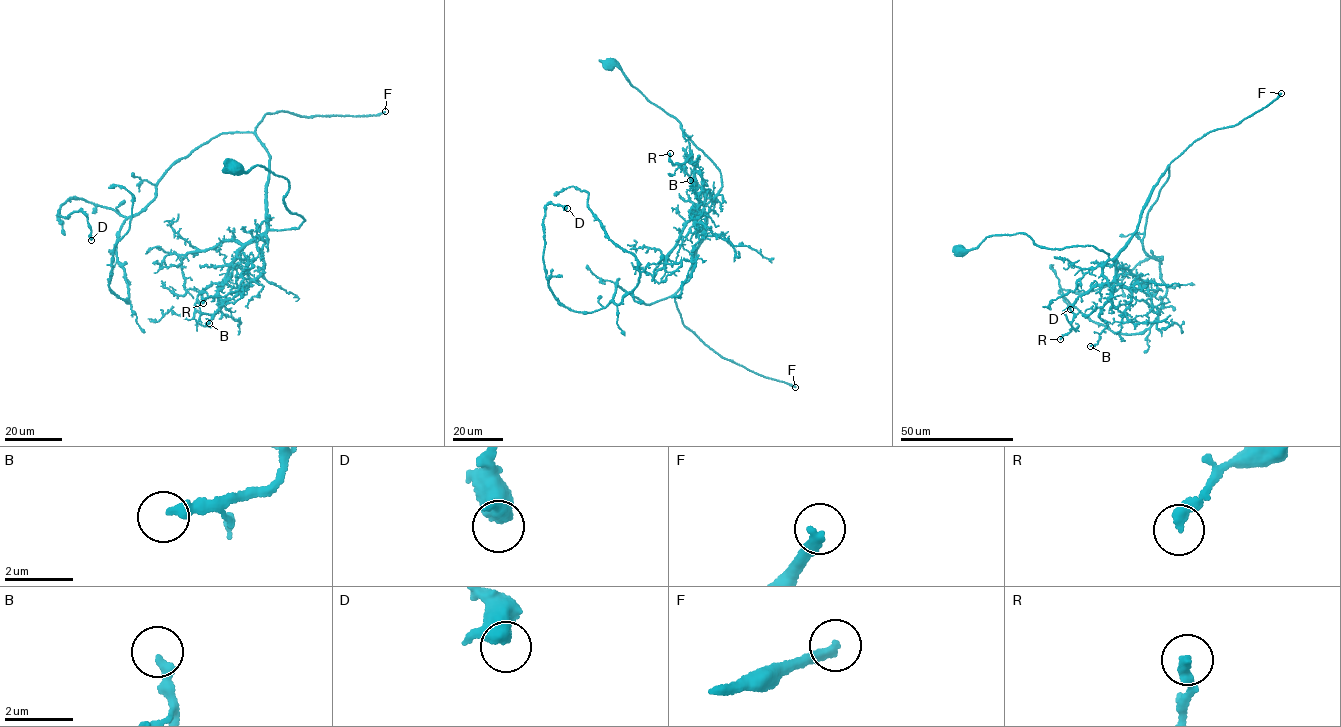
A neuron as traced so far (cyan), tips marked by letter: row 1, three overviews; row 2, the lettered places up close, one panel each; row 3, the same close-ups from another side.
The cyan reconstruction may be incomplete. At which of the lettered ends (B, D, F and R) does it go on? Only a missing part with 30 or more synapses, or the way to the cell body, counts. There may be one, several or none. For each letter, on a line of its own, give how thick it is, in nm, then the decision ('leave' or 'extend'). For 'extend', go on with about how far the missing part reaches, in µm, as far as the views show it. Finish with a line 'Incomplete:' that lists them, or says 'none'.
B: 280 nm thick; leave
D: 460 nm thick; leave
F: 280 nm thick; extend; about 250 µm are missing
R: 340 nm thick; leave
Incomplete: F

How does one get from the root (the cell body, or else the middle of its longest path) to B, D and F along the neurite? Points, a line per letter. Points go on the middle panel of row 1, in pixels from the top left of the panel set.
B: (609, 63), (714, 163), (721, 189), (704, 204), (706, 195), (716, 201), (703, 188), (696, 198), (690, 180)
D: (609, 63), (721, 189), (677, 291), (647, 304), (618, 278), (591, 312), (546, 277), (545, 206), (567, 208)
F: (609, 63), (679, 122), (721, 173), (674, 297), (683, 324), (723, 357), (795, 387)

